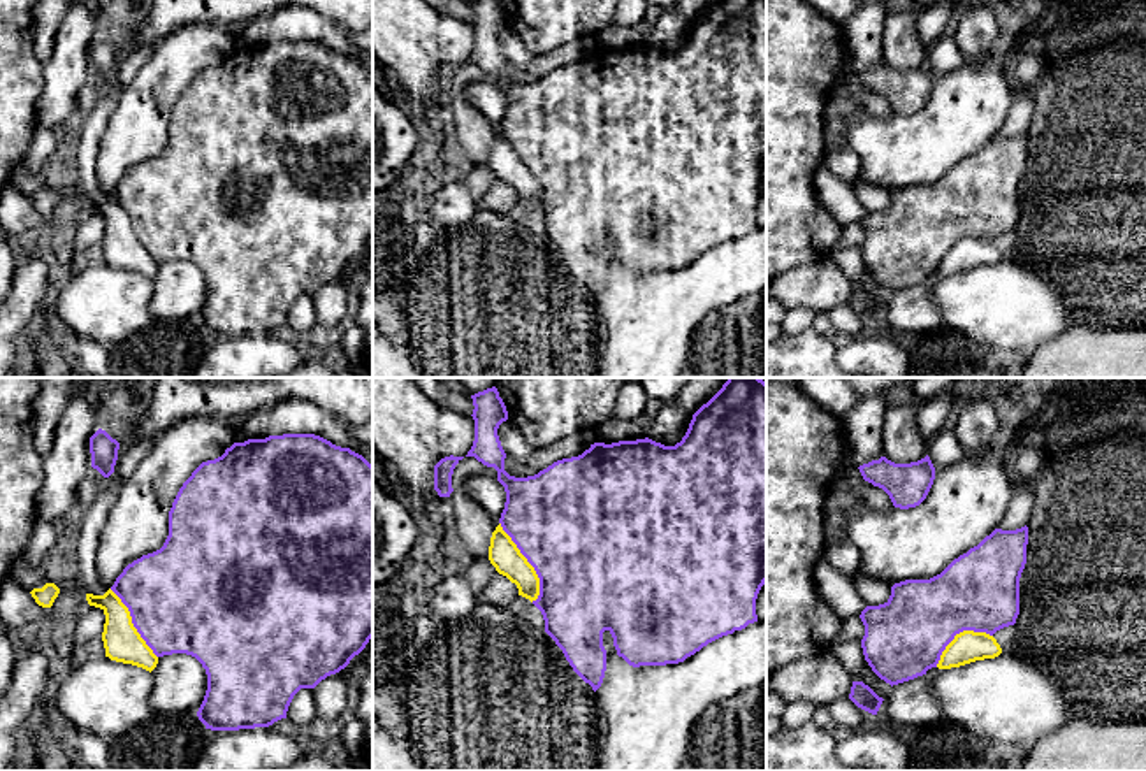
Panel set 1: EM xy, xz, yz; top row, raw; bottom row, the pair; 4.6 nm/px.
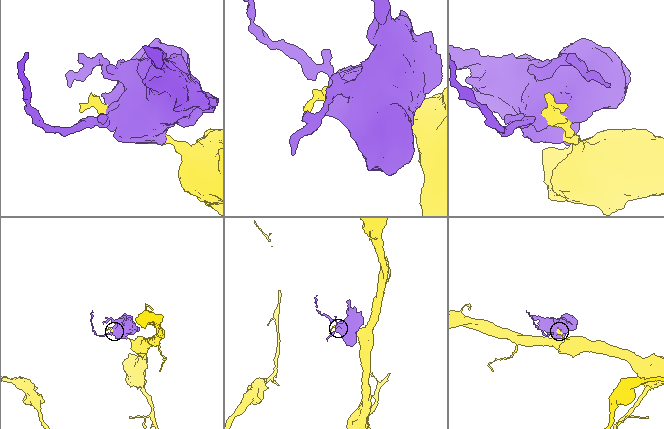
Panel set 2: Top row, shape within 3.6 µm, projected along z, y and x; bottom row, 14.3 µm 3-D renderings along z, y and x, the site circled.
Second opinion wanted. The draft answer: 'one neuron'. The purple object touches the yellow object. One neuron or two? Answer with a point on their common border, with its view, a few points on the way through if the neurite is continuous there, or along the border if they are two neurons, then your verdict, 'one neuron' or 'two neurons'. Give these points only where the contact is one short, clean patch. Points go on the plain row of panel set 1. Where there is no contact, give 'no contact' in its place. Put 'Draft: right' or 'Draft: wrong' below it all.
xz (528, 167) | two neurons
Draft: wrong

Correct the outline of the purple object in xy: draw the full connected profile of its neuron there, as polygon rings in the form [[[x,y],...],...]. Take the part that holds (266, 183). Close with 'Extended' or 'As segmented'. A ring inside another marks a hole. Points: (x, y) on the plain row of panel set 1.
[[[283,40],[283,42],[269,42],[265,46],[248,46],[244,49],[234,49],[225,60],[214,67],[202,68],[192,83],[179,95],[172,114],[169,118],[169,142],[163,153],[153,160],[142,162],[141,165],[128,170],[123,179],[116,184],[111,197],[121,205],[121,209],[128,214],[132,230],[146,248],[146,251],[153,256],[156,263],[172,262],[172,260],[186,260],[195,263],[207,281],[207,297],[204,307],[197,318],[199,327],[211,337],[239,337],[239,335],[255,335],[255,334],[269,334],[274,328],[286,325],[288,313],[294,302],[301,295],[315,295],[322,286],[330,281],[345,276],[350,267],[359,262],[369,246],[373,244],[373,72],[359,60],[350,54],[341,54],[332,51],[330,47],[315,42],[315,40]]]. As segmented

